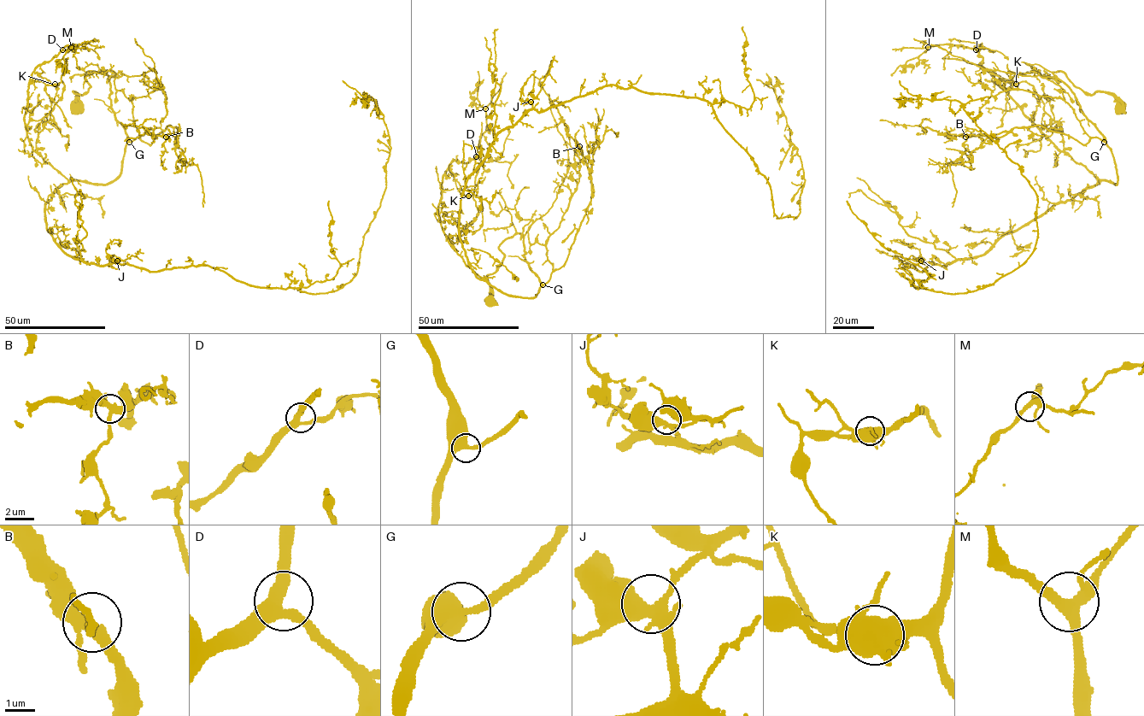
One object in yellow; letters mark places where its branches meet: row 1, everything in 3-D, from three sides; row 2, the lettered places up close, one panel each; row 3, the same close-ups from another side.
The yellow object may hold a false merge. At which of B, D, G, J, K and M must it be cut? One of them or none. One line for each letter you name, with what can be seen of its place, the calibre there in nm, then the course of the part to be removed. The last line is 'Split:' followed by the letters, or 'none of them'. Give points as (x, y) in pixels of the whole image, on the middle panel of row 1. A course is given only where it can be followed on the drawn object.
K: at (468, 196); 600 nm thick; foreign part runs (469, 196), (472, 197), (478, 214), (465, 228), (473, 232), (483, 223), (480, 196)
Split: K

